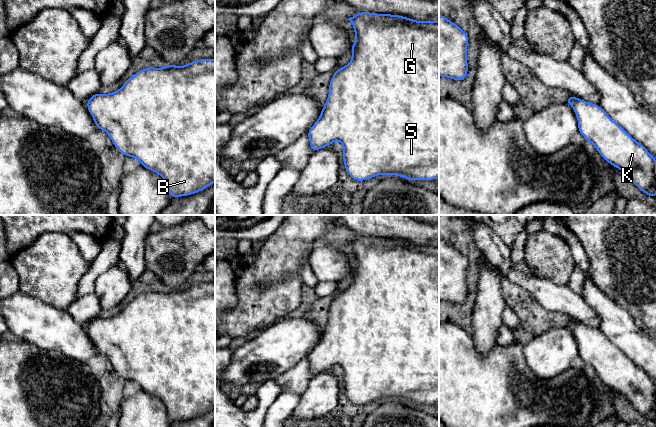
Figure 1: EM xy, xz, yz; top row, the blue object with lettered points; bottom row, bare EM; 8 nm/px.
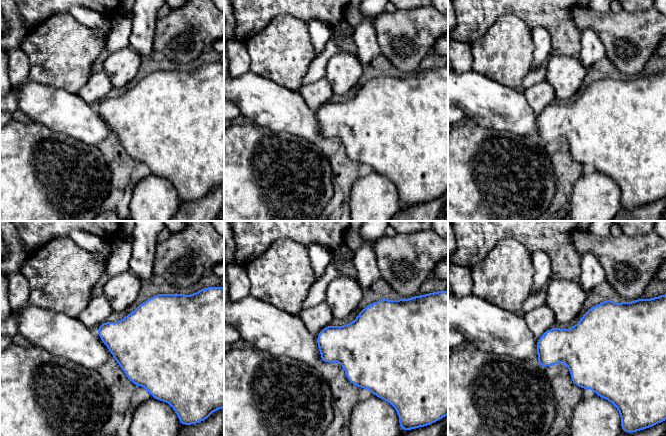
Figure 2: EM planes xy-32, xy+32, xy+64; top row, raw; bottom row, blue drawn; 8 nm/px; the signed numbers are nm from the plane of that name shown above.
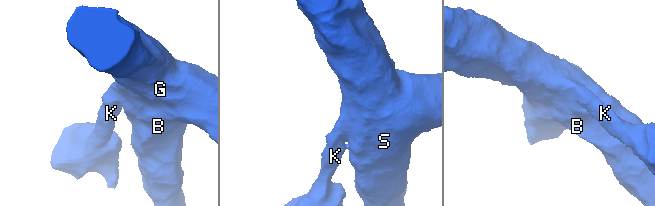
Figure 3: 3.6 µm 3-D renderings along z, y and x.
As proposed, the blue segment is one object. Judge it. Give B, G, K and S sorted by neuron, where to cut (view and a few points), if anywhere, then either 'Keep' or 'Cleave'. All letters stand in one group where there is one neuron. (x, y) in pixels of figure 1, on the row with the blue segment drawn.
Groups: B G K S. No split. Keep

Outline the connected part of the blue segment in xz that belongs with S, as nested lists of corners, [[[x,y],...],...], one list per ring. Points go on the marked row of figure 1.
[[[358,12],[348,18],[354,28],[356,41],[352,43],[352,59],[344,67],[338,68],[329,83],[329,94],[319,118],[309,129],[312,153],[331,146],[338,140],[343,145],[344,166],[348,175],[356,181],[365,181],[380,174],[397,175],[405,179],[434,180],[439,177],[439,21],[416,21],[400,15]]]

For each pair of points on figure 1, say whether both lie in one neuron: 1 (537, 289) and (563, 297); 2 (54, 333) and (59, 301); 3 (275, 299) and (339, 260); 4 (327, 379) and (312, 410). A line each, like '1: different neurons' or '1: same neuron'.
1: same neuron
2: different neurons
3: different neurons
4: same neuron

